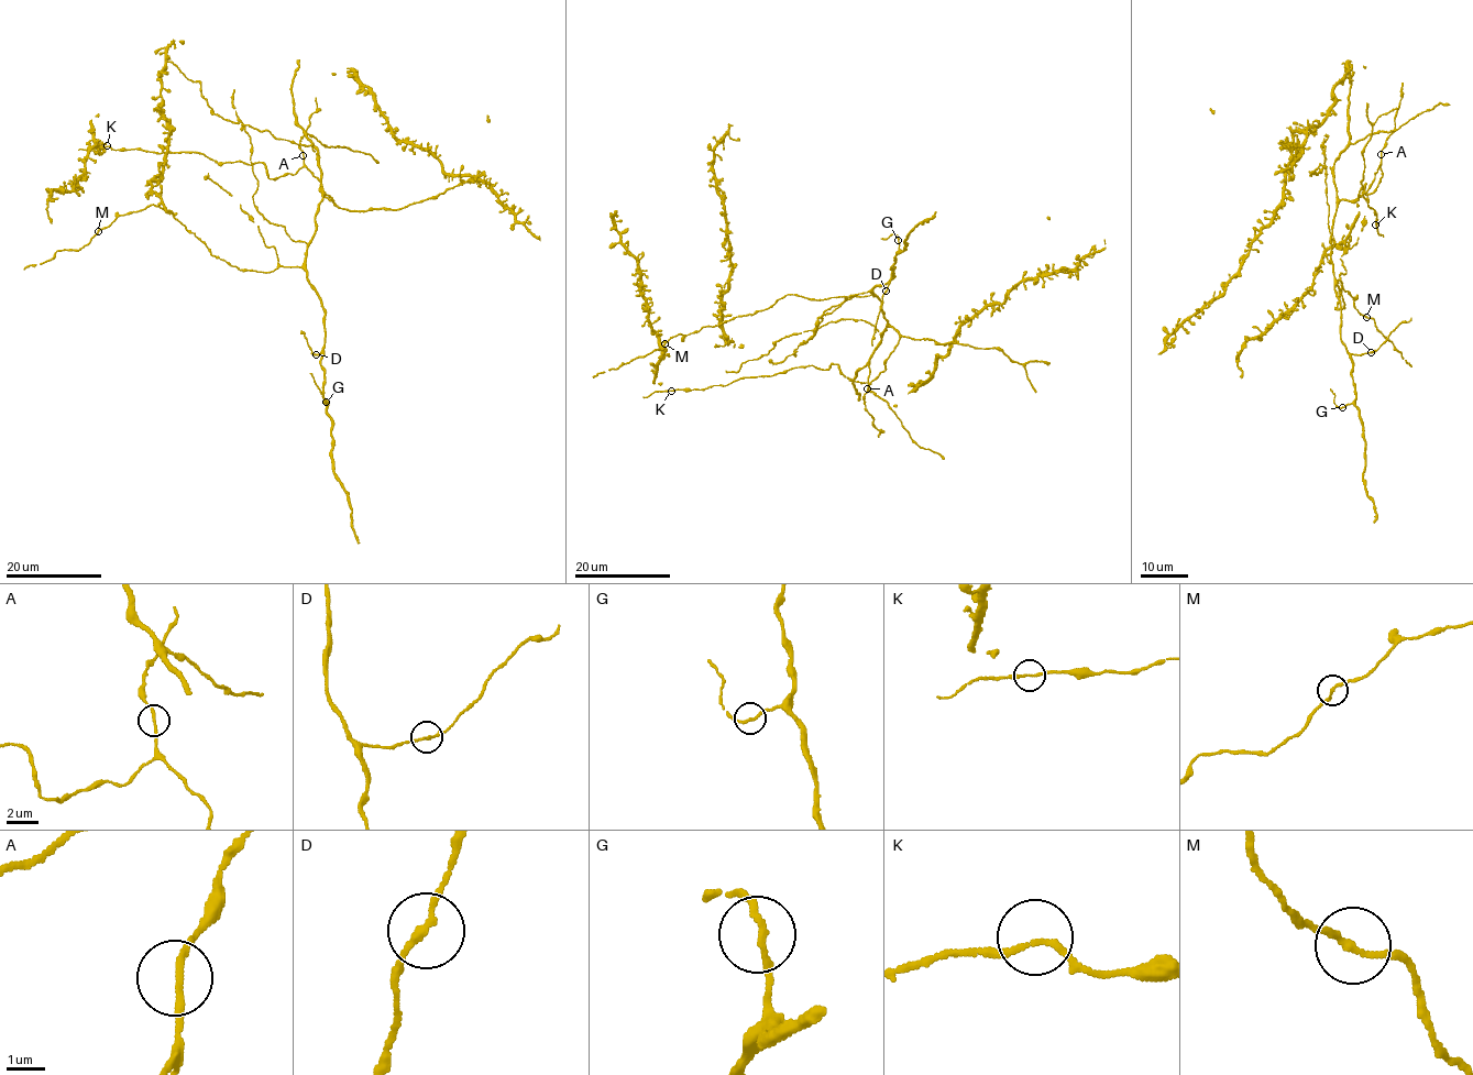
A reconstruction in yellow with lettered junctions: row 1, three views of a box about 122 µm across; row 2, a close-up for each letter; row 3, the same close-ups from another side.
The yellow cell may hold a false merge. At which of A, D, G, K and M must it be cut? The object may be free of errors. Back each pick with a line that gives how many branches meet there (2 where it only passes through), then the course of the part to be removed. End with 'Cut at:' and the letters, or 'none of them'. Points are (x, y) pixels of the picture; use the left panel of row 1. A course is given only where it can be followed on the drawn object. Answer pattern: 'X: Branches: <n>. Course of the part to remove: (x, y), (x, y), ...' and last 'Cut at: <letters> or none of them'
Cut at: none of them

